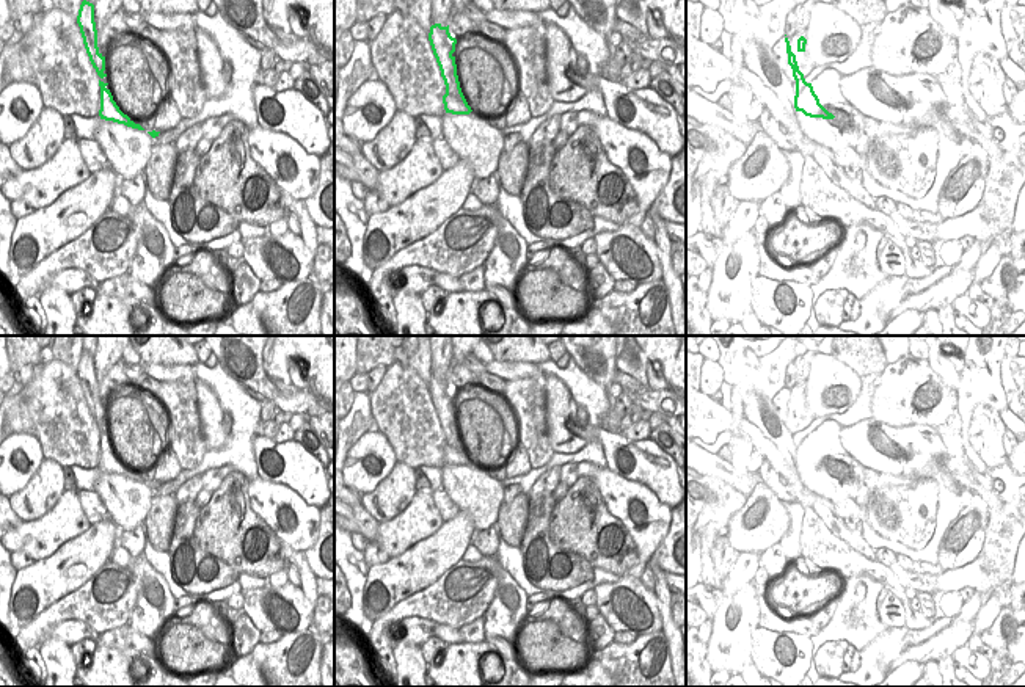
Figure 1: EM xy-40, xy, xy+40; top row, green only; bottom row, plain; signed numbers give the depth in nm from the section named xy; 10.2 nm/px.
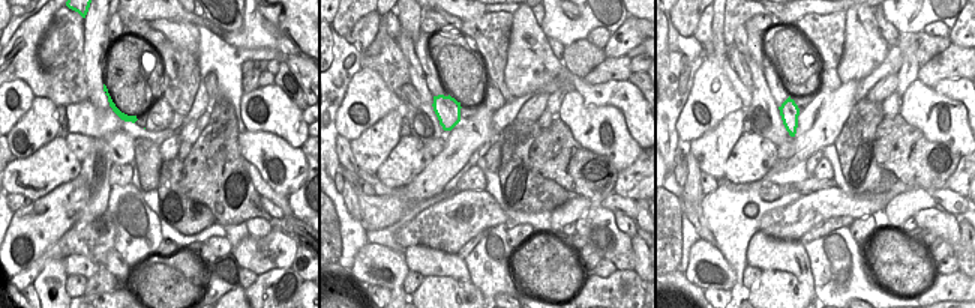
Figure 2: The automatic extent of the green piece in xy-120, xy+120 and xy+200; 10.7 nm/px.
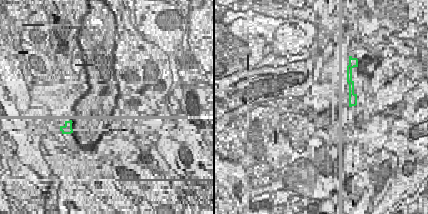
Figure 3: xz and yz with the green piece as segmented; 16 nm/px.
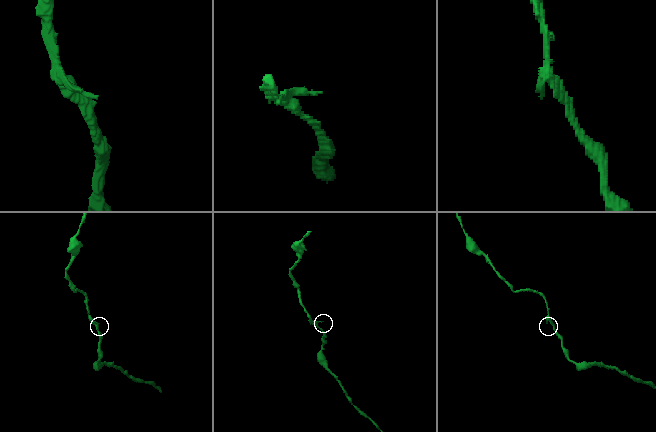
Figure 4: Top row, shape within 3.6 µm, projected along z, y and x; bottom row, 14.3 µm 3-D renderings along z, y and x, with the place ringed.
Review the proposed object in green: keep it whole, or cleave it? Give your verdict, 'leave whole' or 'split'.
leave whole

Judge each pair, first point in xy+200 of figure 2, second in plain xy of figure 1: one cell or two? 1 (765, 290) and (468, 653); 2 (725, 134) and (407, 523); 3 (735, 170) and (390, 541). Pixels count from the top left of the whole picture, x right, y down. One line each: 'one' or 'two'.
1: one
2: two
3: one

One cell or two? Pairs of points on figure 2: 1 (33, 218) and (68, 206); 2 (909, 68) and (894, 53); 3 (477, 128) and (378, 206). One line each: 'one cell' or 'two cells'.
1: one cell
2: two cells
3: one cell

